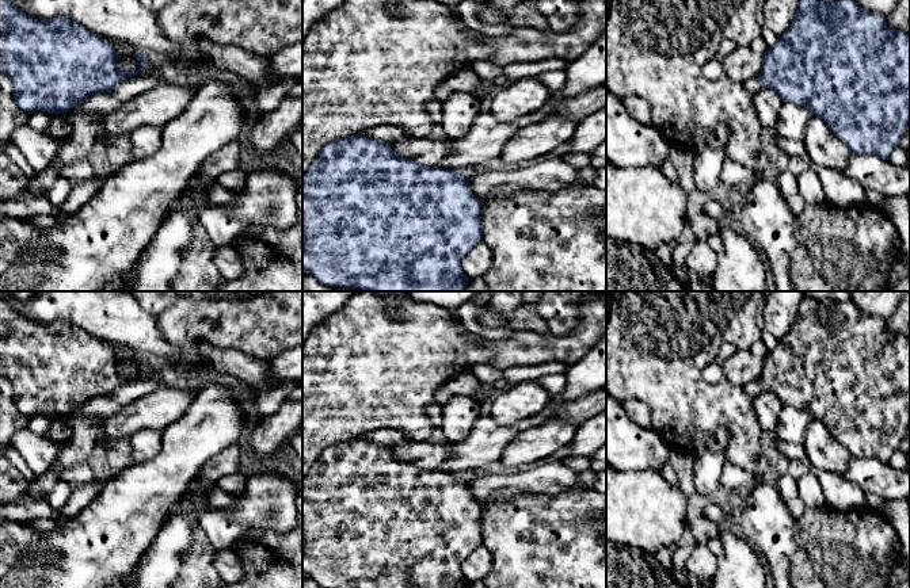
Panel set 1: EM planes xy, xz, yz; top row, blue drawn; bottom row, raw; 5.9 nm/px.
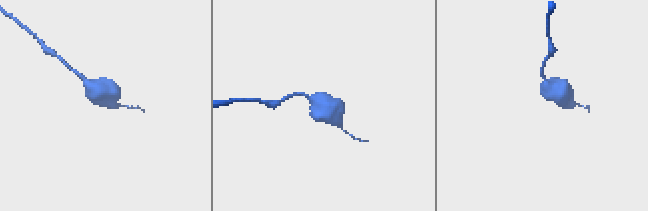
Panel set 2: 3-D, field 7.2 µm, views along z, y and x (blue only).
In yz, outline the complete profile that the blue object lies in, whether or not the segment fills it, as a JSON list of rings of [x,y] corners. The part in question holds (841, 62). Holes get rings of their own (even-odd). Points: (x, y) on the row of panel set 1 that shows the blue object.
[[[800,0],[789,30],[762,54],[762,68],[755,77],[762,88],[773,89],[783,102],[806,107],[812,117],[820,118],[853,154],[873,154],[888,160],[890,153],[907,130],[910,121],[910,37],[902,30],[888,28],[884,15],[863,9],[854,0]]]

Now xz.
[[[362,134],[340,138],[327,144],[311,169],[302,175],[302,268],[331,287],[366,291],[464,291],[469,279],[461,261],[473,247],[483,243],[480,214],[481,203],[472,192],[469,177],[460,171],[424,167],[412,159],[399,156],[392,150],[391,141],[370,140]]]

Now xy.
[[[0,0],[0,73],[11,79],[15,103],[28,114],[64,114],[92,95],[114,89],[148,68],[146,56],[137,51],[134,57],[140,68],[122,72],[117,65],[121,56],[115,47],[79,22],[61,16],[37,19],[8,0]]]

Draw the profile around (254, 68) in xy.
[[[202,37],[198,38],[197,43],[203,50],[205,58],[220,70],[236,73],[260,89],[282,83],[282,80],[270,73],[269,57],[255,54],[236,45],[214,45]]]

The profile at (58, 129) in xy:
[[[58,114],[50,121],[43,133],[56,141],[65,141],[71,137],[71,127],[64,115]]]

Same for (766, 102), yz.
[[[761,88],[753,95],[753,102],[762,129],[774,133],[774,122],[783,104],[780,96],[770,88]]]

